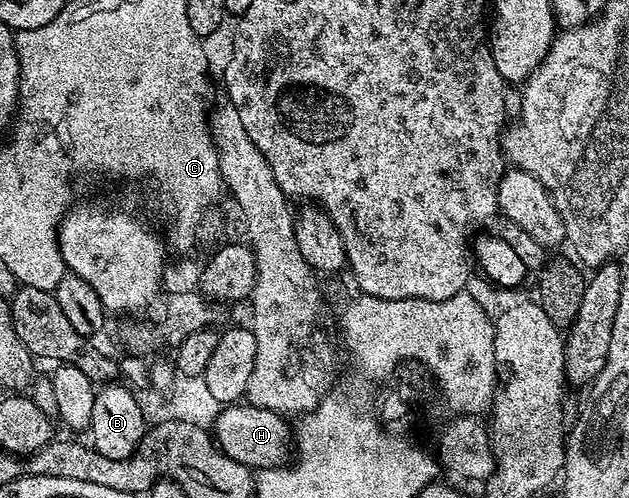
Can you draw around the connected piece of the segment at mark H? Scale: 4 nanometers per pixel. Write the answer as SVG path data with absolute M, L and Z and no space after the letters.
M246 401L222 408L213 426L213 438L233 461L252 469L284 466L293 455L292 424L280 412L253 407Z

